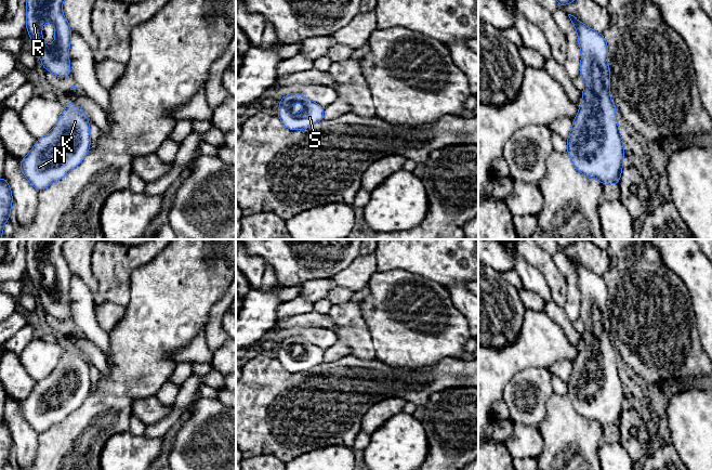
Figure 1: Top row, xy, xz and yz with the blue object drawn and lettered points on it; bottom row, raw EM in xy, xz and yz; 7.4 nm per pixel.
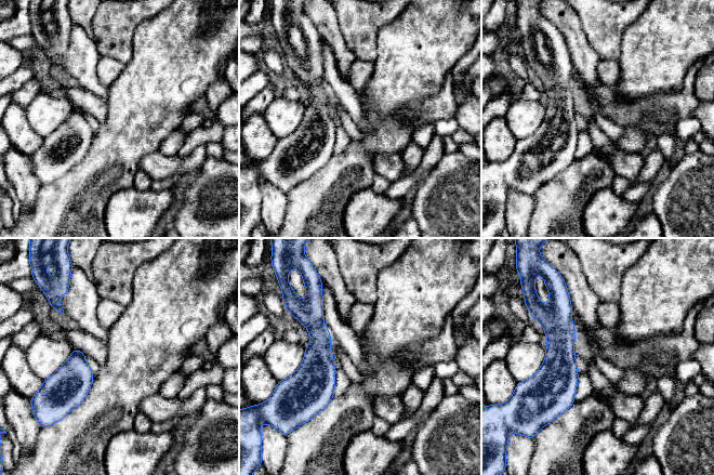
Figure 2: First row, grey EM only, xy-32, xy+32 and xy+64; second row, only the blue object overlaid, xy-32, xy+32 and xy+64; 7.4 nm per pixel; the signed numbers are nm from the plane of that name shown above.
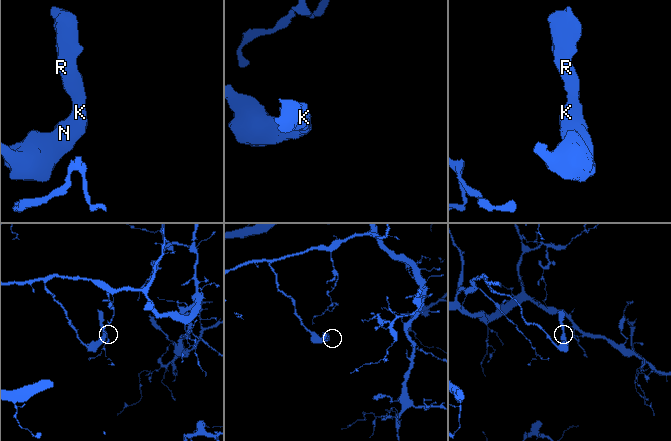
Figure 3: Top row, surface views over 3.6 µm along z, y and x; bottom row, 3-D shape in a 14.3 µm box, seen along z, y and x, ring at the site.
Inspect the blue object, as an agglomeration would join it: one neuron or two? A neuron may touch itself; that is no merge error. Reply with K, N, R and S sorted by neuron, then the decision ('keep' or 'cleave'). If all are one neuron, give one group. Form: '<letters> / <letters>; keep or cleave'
K N R S; keep

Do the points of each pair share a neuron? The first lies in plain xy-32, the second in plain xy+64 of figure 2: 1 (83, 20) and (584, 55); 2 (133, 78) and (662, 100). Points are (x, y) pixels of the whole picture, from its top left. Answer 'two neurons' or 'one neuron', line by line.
1: one neuron
2: two neurons

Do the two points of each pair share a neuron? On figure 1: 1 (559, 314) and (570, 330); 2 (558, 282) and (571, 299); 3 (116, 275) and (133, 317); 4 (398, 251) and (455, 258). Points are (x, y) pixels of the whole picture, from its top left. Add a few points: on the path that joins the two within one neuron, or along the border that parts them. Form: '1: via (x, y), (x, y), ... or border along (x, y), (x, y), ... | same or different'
1: via (561, 318), (567, 326) | same
2: border along (557, 268), (566, 282), (566, 302), (563, 307) | different
3: border along (131, 278), (130, 301), (124, 307) | different
4: via (412, 251), (440, 251) | same

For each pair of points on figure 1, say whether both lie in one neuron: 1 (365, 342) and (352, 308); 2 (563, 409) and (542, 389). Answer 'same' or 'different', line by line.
1: same
2: different

